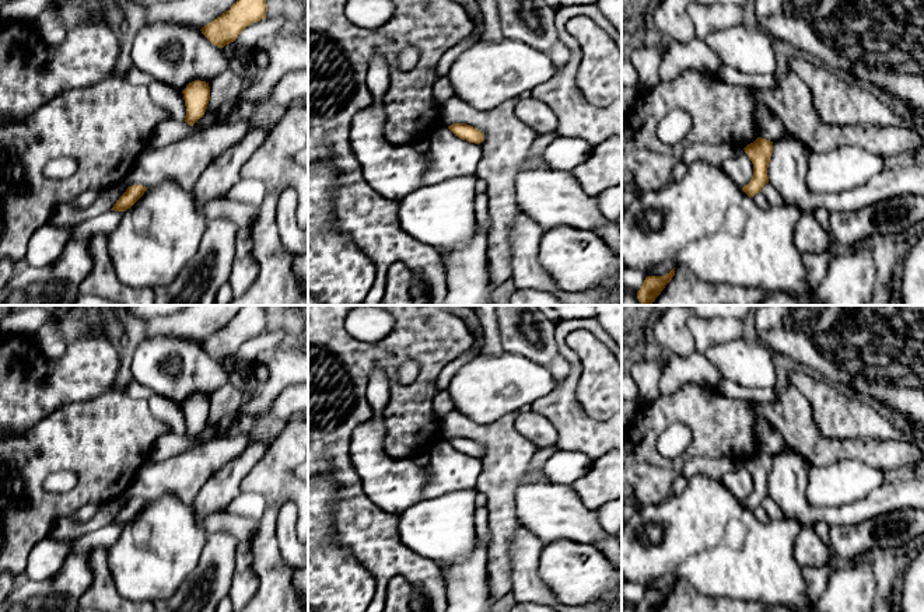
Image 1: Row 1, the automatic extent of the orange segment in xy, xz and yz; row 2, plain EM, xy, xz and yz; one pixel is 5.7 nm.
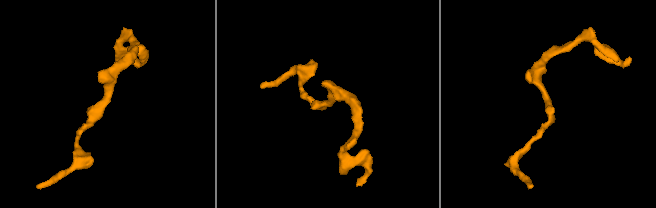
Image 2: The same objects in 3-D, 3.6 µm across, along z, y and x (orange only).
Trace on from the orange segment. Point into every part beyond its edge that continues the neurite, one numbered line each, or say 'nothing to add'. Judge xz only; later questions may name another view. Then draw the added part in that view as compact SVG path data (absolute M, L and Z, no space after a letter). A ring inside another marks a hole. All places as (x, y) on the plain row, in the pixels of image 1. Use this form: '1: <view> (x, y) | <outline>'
nothing to add

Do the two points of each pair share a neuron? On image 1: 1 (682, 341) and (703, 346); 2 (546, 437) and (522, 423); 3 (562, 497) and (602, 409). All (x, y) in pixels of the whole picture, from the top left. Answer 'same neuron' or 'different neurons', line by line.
1: different neurons
2: same neuron
3: different neurons

